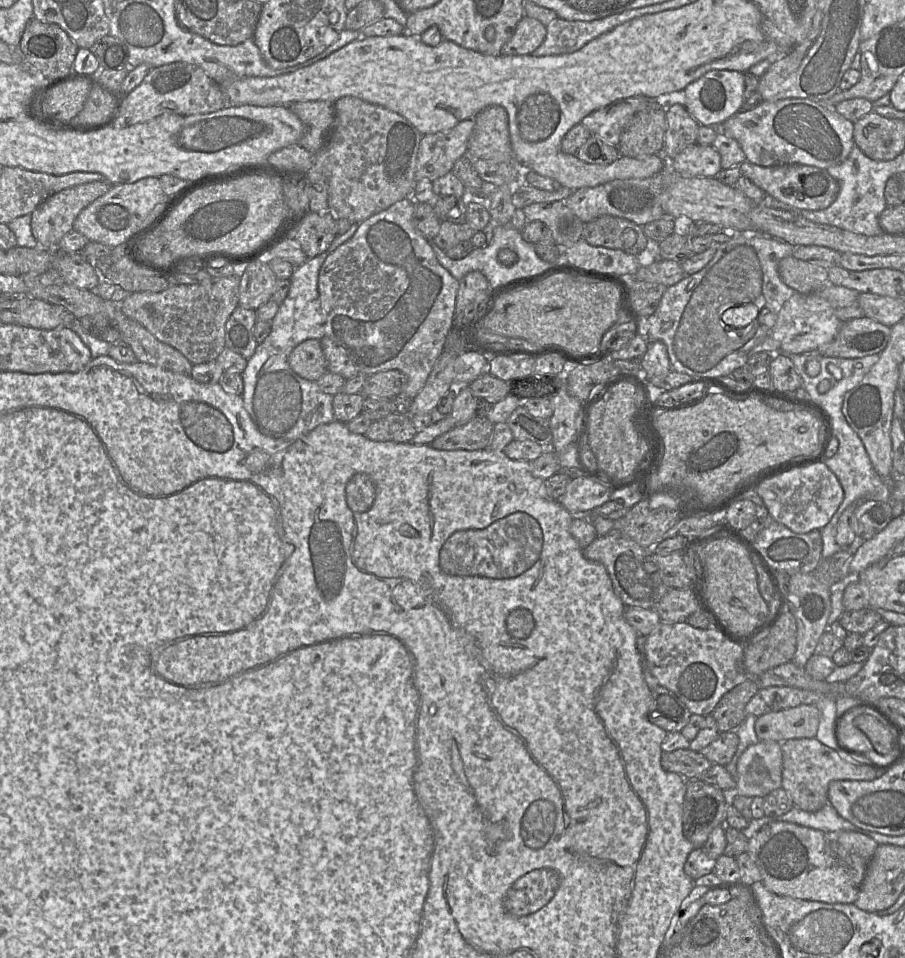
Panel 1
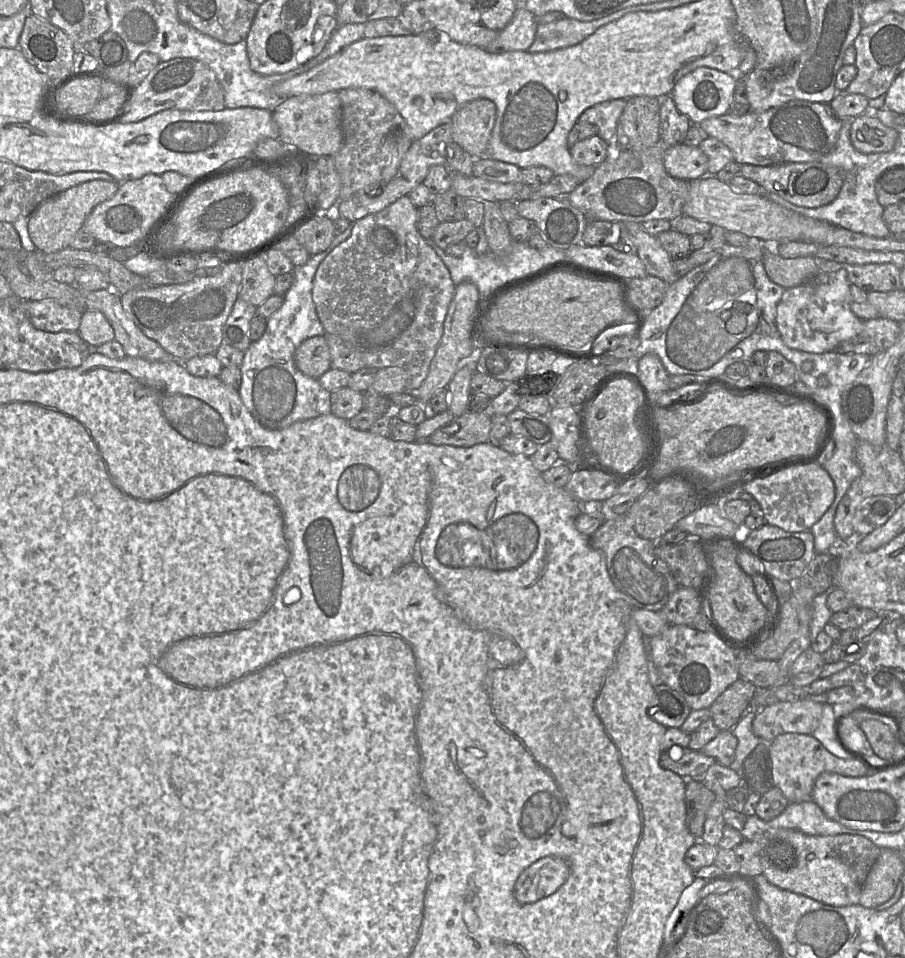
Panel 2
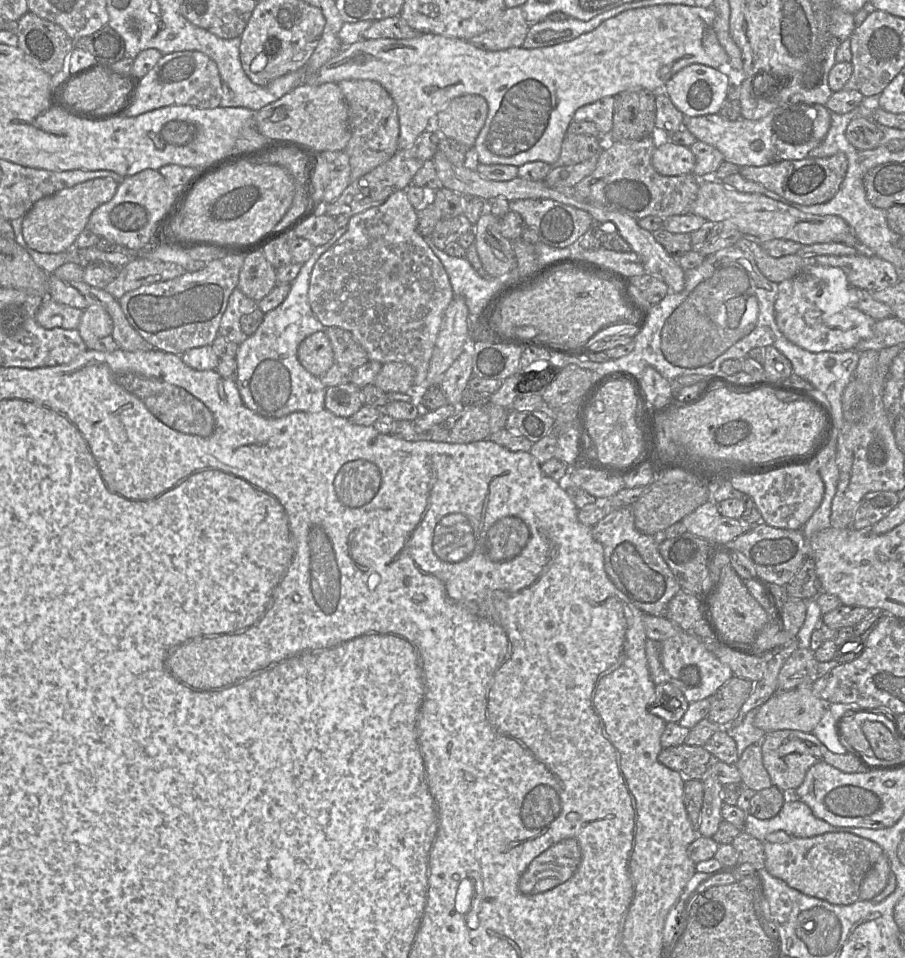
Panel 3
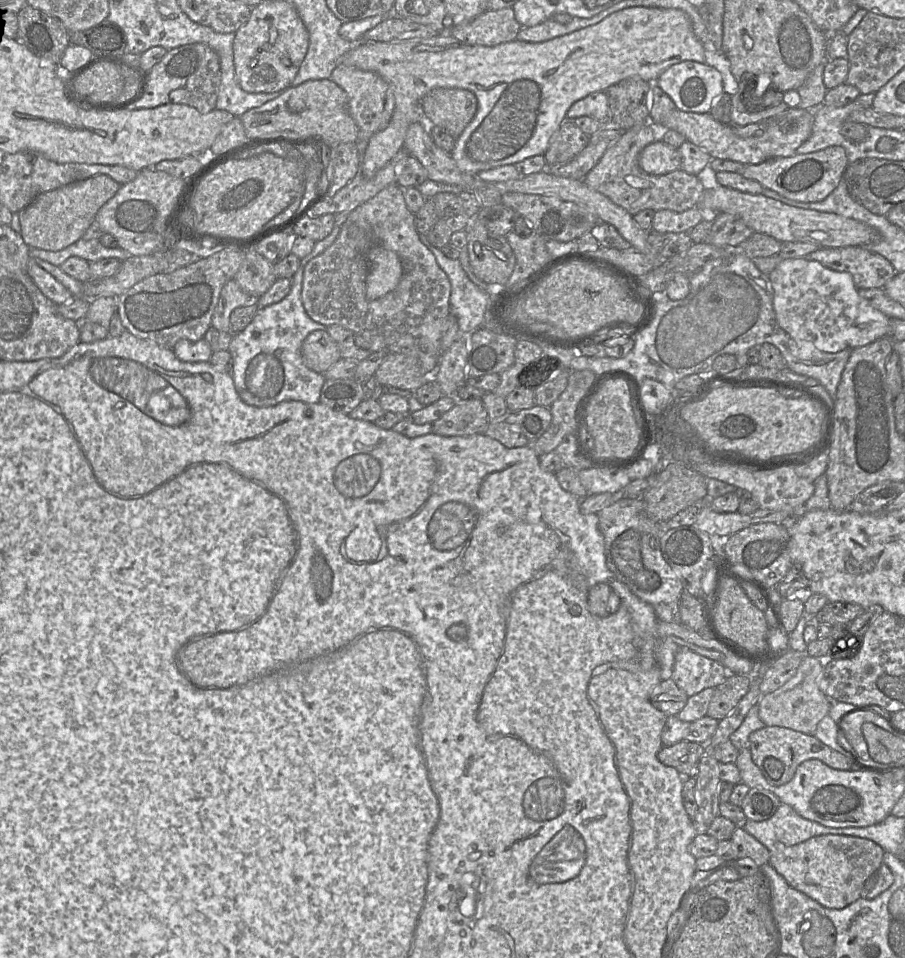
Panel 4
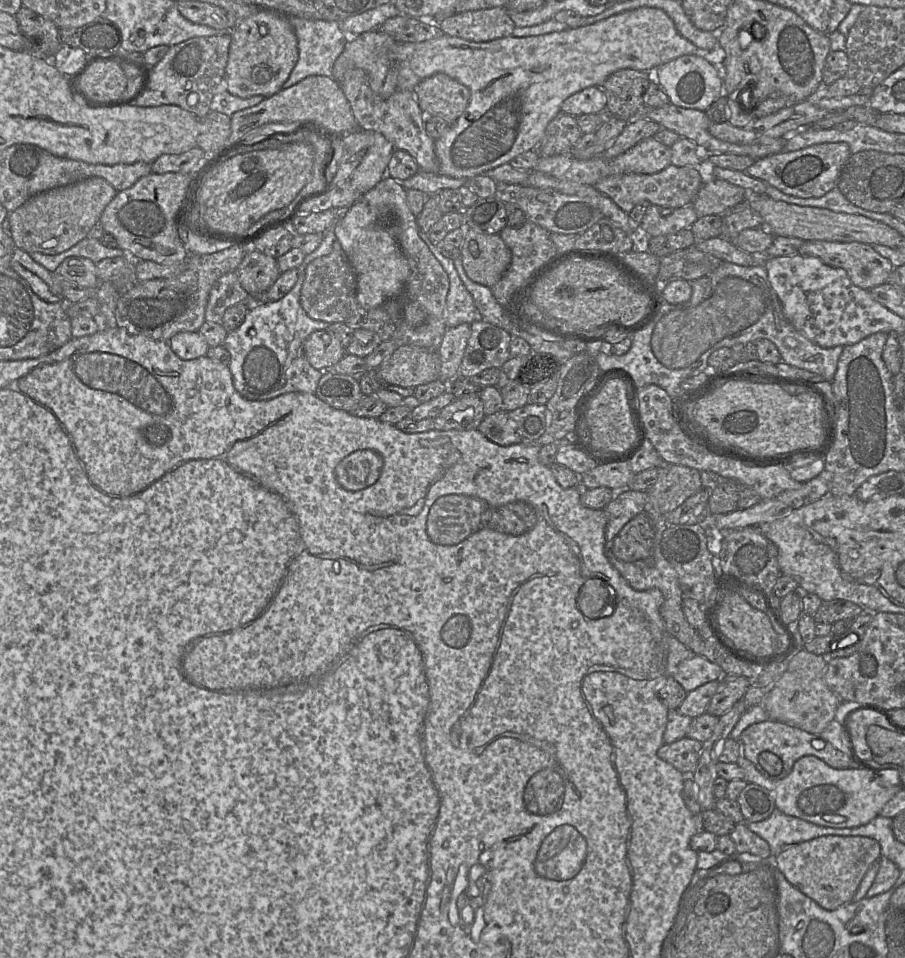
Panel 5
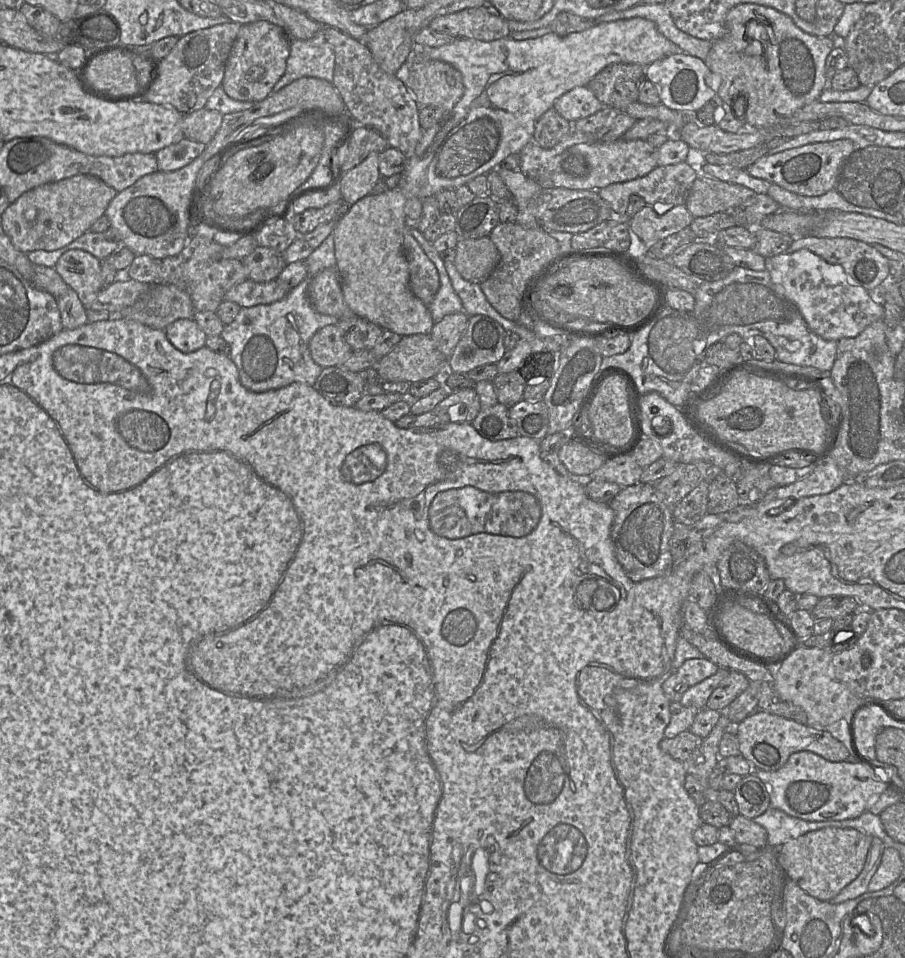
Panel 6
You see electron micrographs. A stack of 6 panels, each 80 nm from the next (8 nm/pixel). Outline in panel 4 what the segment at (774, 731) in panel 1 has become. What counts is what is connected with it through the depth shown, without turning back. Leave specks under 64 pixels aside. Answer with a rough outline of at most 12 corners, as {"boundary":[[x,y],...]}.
{"boundary":[[805,655],[795,675],[762,695],[765,726],[813,735],[832,701],[825,659]]}

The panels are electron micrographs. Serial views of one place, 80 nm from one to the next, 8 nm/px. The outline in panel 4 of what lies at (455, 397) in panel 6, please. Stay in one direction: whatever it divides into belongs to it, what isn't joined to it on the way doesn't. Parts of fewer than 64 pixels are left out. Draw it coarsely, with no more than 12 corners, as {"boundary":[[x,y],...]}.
{"boundary":[[481,399],[457,401],[432,423],[440,436],[484,434],[489,415]]}

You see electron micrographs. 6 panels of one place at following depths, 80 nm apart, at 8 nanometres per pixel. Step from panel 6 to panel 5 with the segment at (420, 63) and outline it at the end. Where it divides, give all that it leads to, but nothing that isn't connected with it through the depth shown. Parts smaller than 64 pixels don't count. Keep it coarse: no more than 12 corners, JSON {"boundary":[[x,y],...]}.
{"boundary":[[445,73],[413,93],[426,117],[449,124],[462,115],[468,87]]}

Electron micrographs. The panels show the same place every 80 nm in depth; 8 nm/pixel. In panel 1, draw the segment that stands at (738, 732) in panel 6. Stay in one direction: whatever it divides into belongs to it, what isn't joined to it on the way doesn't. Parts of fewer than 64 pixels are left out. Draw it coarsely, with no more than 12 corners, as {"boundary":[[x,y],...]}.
{"boundary":[[814,738],[781,742],[782,789],[816,812],[835,780],[882,774]]}

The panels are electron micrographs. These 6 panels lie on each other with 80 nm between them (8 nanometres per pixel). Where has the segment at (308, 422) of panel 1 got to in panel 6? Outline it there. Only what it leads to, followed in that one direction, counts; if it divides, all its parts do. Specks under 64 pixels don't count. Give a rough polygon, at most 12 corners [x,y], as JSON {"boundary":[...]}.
{"boundary":[[333,232],[283,299],[241,307],[220,336],[252,392],[323,369],[309,342],[336,317],[311,306],[316,274],[337,265]]}

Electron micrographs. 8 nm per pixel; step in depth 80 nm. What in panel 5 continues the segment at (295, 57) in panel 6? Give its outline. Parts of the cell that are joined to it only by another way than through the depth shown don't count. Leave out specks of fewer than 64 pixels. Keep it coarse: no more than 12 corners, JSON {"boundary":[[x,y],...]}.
{"boundary":[[287,17],[299,58],[283,89],[332,77],[349,42],[337,20]]}

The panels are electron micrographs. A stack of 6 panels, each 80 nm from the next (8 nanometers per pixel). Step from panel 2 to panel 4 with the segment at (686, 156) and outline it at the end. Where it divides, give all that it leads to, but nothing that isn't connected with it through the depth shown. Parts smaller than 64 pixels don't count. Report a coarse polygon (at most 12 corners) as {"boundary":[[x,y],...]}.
{"boundary":[[661,140],[639,155],[650,175],[681,169],[679,150]]}

